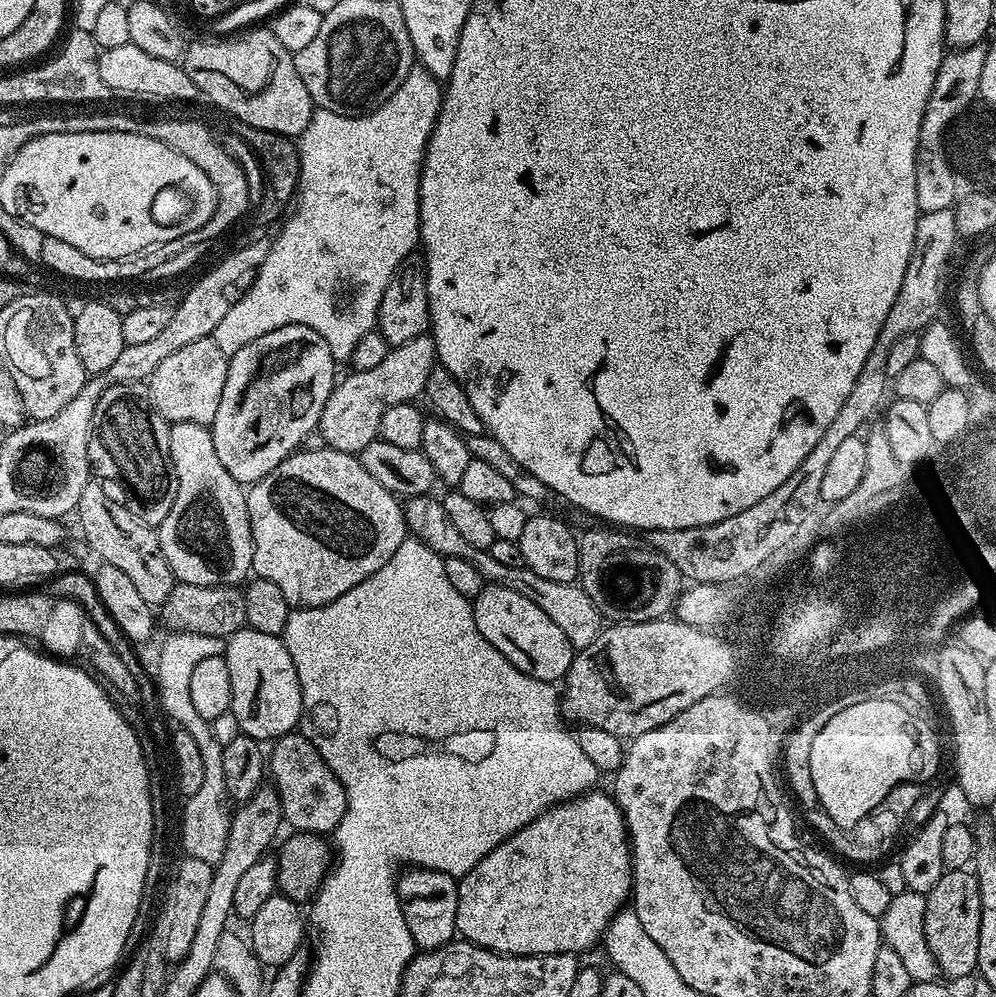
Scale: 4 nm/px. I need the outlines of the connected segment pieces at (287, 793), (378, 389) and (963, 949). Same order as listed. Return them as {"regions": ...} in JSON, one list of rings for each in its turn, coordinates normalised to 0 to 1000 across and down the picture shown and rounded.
{"regions":[[[[297,732],[288,734],[286,738],[280,739],[272,747],[272,750],[271,782],[281,798],[281,807],[285,813],[285,822],[288,825],[293,825],[292,829],[302,835],[336,836],[337,829],[341,827],[349,811],[349,793],[345,791],[343,784],[331,772],[331,768],[327,768],[323,756],[319,756],[319,752],[315,747]]],[[[427,335],[408,343],[404,347],[394,349],[388,355],[388,359],[384,359],[384,364],[381,367],[376,367],[376,371],[354,372],[353,377],[347,378],[342,385],[340,382],[334,388],[331,399],[321,416],[319,436],[322,437],[326,446],[330,449],[340,453],[361,454],[367,447],[371,447],[373,441],[381,438],[384,415],[388,415],[388,411],[392,411],[392,407],[417,402],[419,400],[417,397],[421,398],[426,392],[428,379],[432,379],[432,371],[439,368],[439,365],[438,344],[435,343],[433,336]]],[[[949,874],[942,889],[938,889],[938,893],[934,893],[930,898],[932,904],[928,936],[941,972],[947,978],[949,975],[953,984],[964,983],[975,975],[979,976],[984,936],[984,886],[980,883],[979,874]]]]}

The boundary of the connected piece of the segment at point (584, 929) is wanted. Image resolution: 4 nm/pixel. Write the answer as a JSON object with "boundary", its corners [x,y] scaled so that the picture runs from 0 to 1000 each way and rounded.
{"boundary":[[[598,793],[555,806],[539,822],[496,849],[476,873],[461,880],[458,933],[465,942],[507,959],[583,957],[603,946],[610,928],[637,894],[637,876],[627,816],[611,795]]]}

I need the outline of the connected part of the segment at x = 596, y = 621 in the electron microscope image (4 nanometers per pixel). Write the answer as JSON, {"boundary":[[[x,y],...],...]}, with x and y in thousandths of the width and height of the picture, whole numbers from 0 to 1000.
{"boundary":[[[437,496],[412,497],[405,507],[406,524],[409,533],[417,541],[424,543],[432,552],[436,552],[441,558],[452,560],[464,560],[484,576],[487,583],[492,586],[502,586],[508,592],[516,592],[516,596],[524,596],[524,600],[532,600],[540,612],[544,612],[568,636],[568,640],[574,645],[575,651],[581,652],[592,648],[596,640],[604,633],[604,619],[600,608],[592,600],[592,596],[581,585],[569,586],[568,584],[552,584],[552,580],[544,580],[544,576],[536,576],[536,572],[526,568],[508,568],[499,564],[496,556],[489,550],[477,550],[460,536],[456,524],[448,516],[445,505],[437,502]]]}

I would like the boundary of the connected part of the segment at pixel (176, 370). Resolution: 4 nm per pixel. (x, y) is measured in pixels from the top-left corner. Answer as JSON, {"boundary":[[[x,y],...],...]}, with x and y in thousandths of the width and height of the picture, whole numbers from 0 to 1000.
{"boundary":[[[211,339],[191,343],[191,347],[183,347],[183,351],[178,351],[176,355],[171,355],[171,359],[166,359],[160,365],[159,371],[155,371],[155,375],[148,381],[148,400],[152,408],[173,425],[193,423],[212,426],[215,415],[219,415],[223,387],[227,387],[229,363],[230,358],[225,357]]]}

